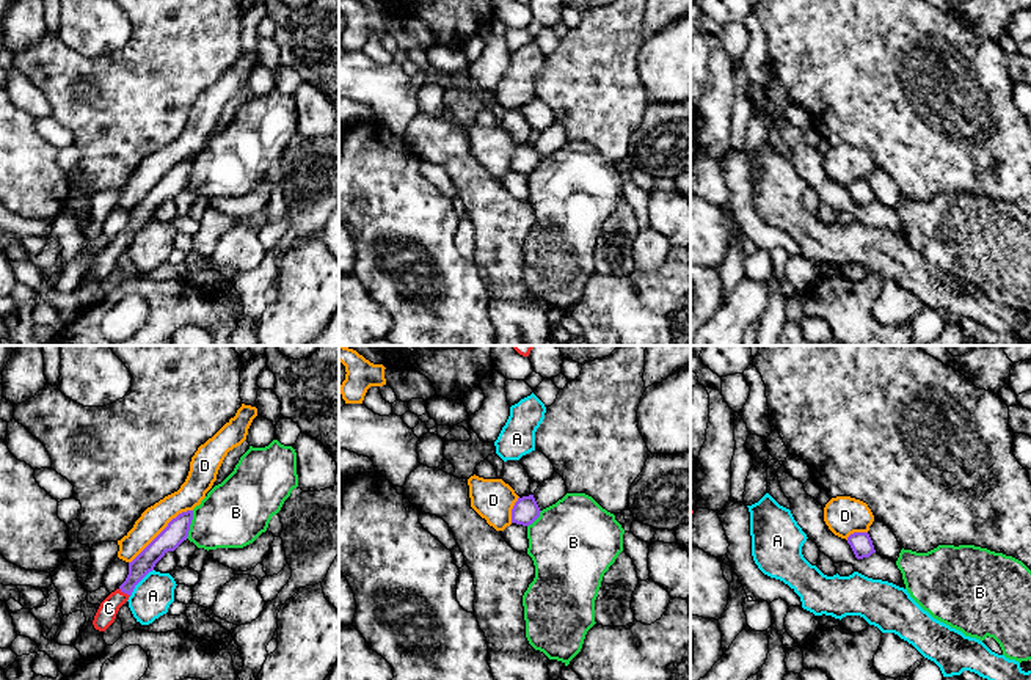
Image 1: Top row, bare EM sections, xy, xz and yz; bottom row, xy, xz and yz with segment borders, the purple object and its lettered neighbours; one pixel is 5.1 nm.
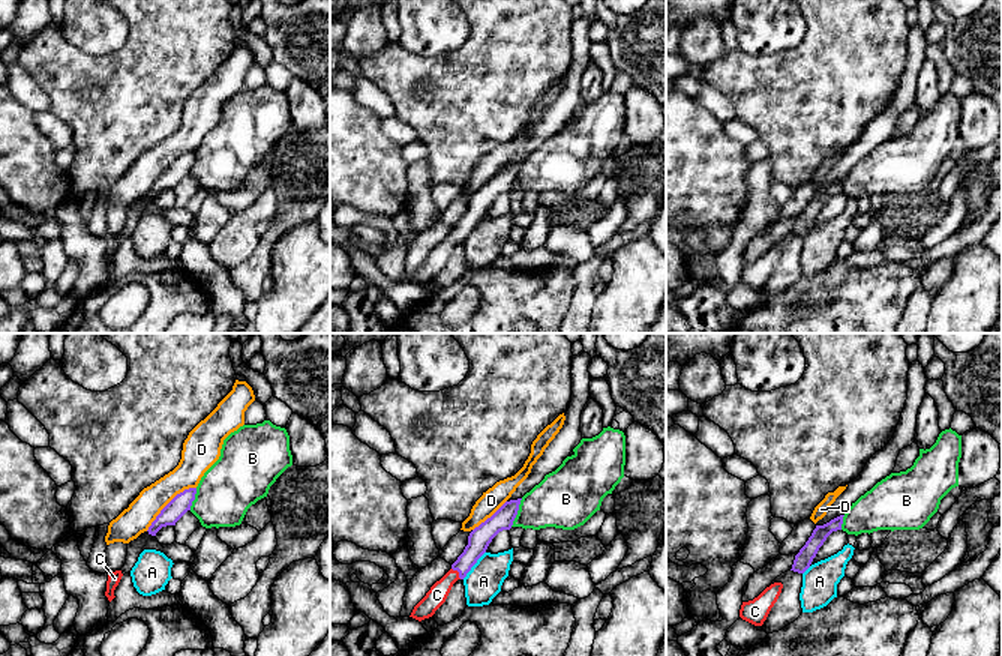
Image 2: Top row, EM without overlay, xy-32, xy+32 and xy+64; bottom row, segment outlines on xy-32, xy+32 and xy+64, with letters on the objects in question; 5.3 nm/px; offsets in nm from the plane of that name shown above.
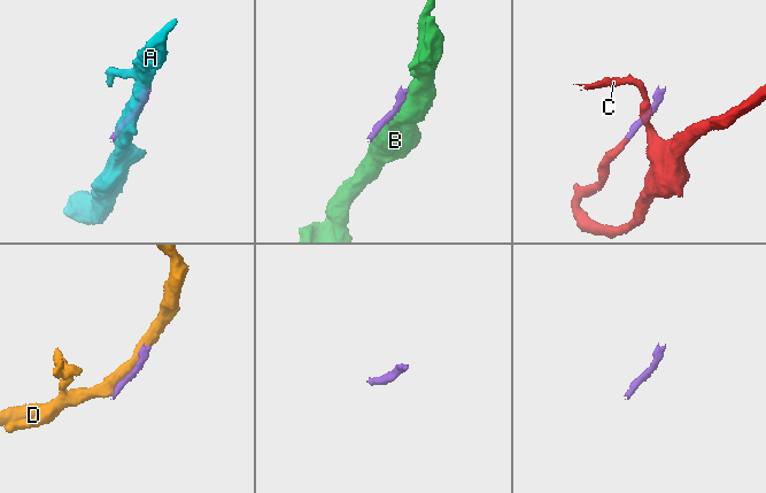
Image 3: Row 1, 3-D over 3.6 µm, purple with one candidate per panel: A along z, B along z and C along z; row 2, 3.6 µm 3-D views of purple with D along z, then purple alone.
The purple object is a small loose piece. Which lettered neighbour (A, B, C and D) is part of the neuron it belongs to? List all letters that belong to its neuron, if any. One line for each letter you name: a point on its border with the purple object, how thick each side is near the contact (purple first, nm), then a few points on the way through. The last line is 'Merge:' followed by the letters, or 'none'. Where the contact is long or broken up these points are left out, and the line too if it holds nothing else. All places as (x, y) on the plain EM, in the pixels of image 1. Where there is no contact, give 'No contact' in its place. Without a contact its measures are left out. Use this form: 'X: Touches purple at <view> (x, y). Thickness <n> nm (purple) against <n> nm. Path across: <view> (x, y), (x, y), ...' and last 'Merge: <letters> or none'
C: Touches purple at xy (124, 241). Thickness 110 nm (purple) against 100 nm. Path across: xy (145, 211), (124, 241), (109, 256)
Merge: C

